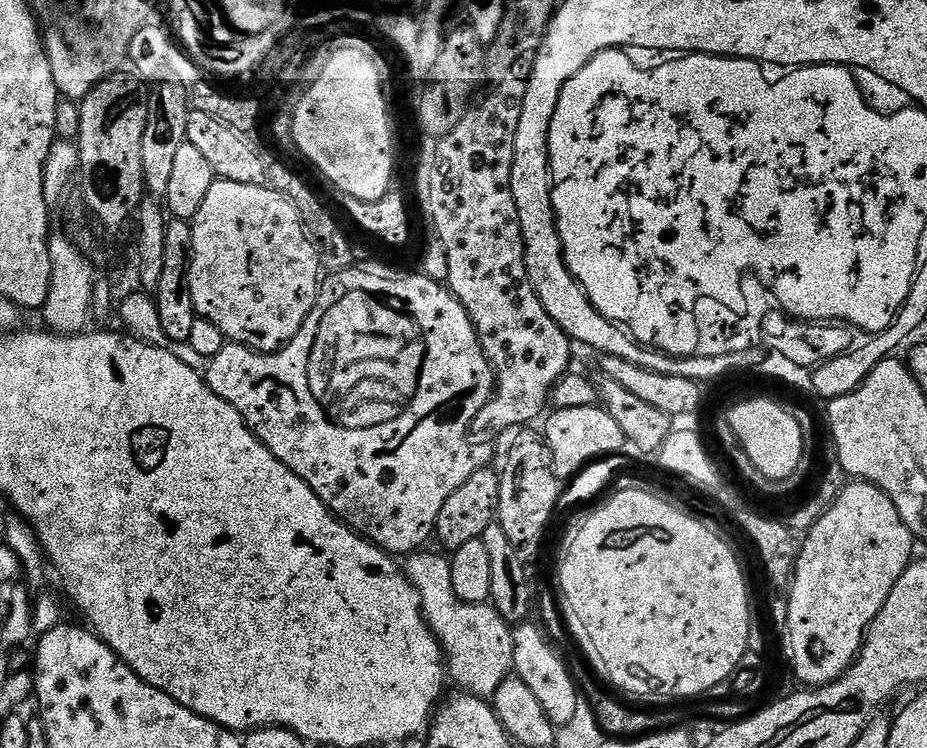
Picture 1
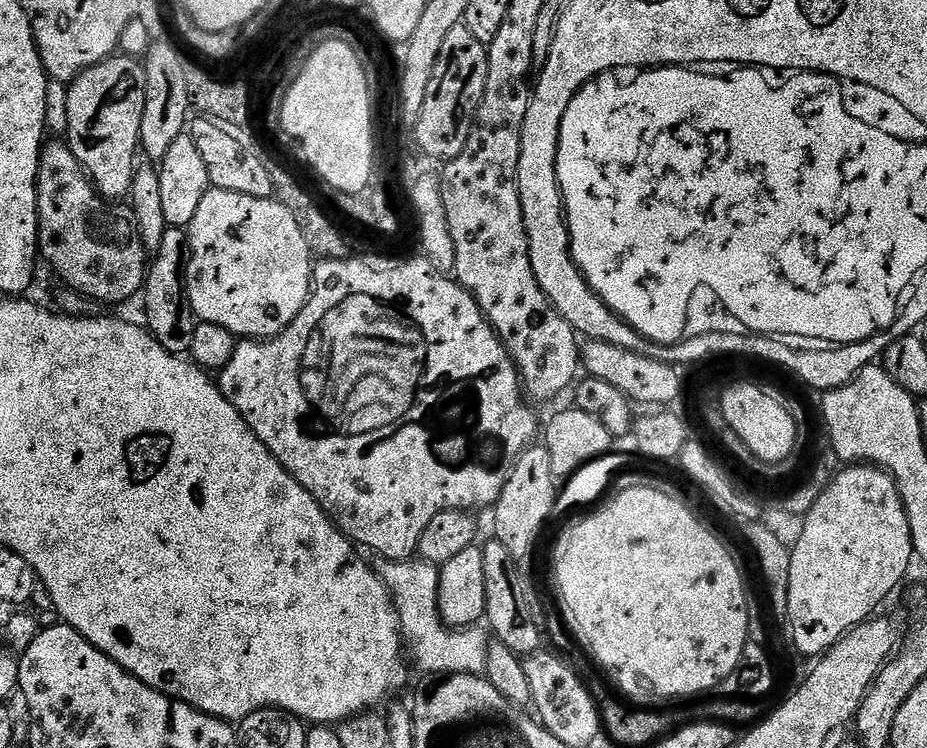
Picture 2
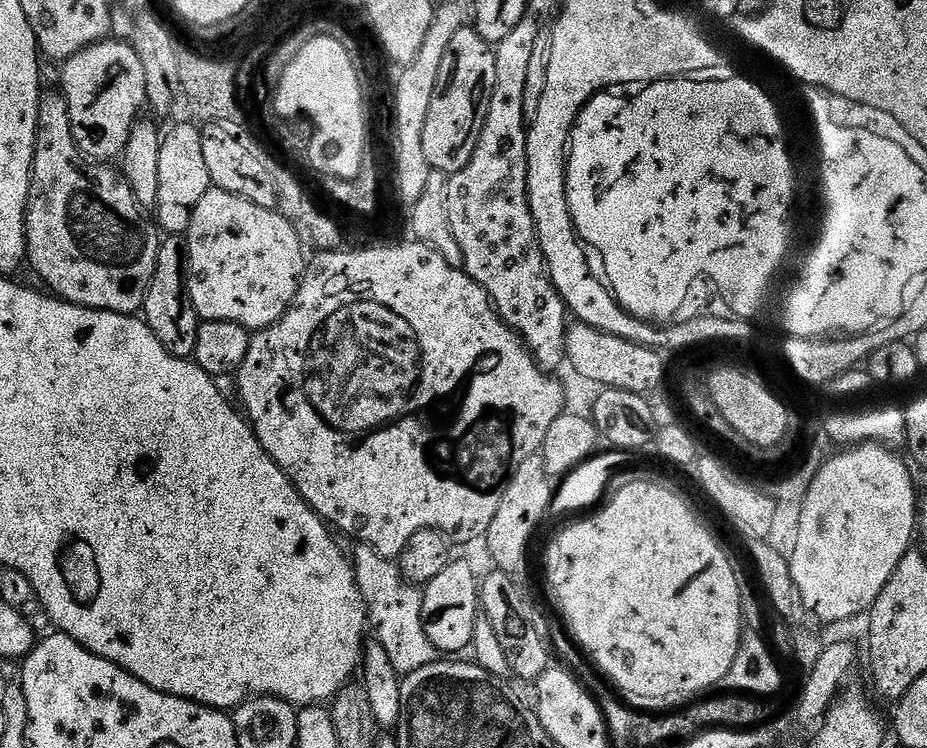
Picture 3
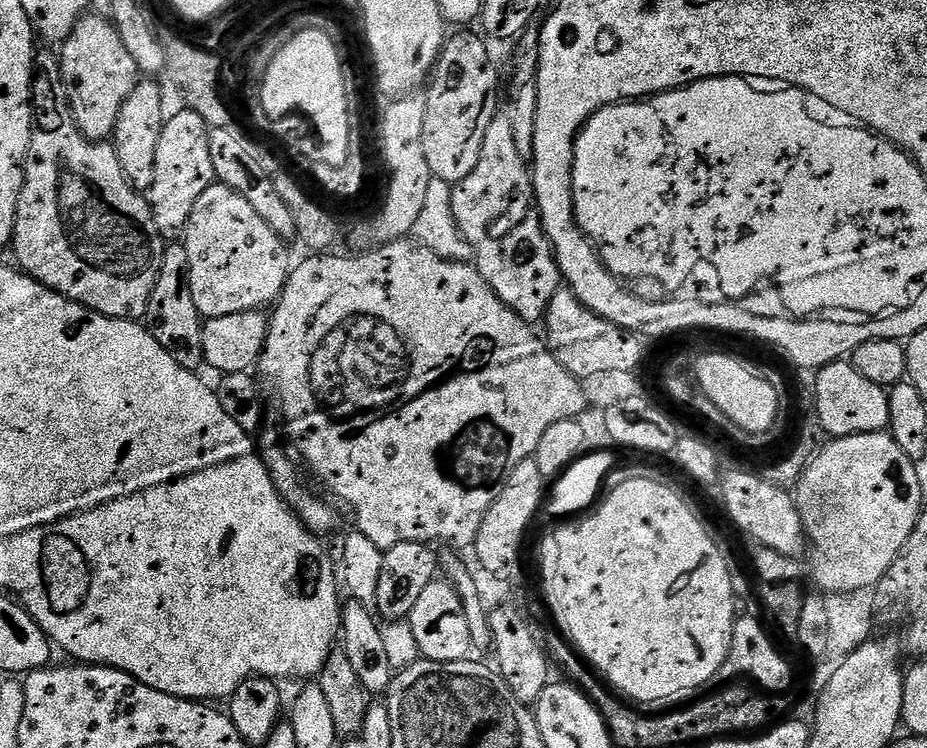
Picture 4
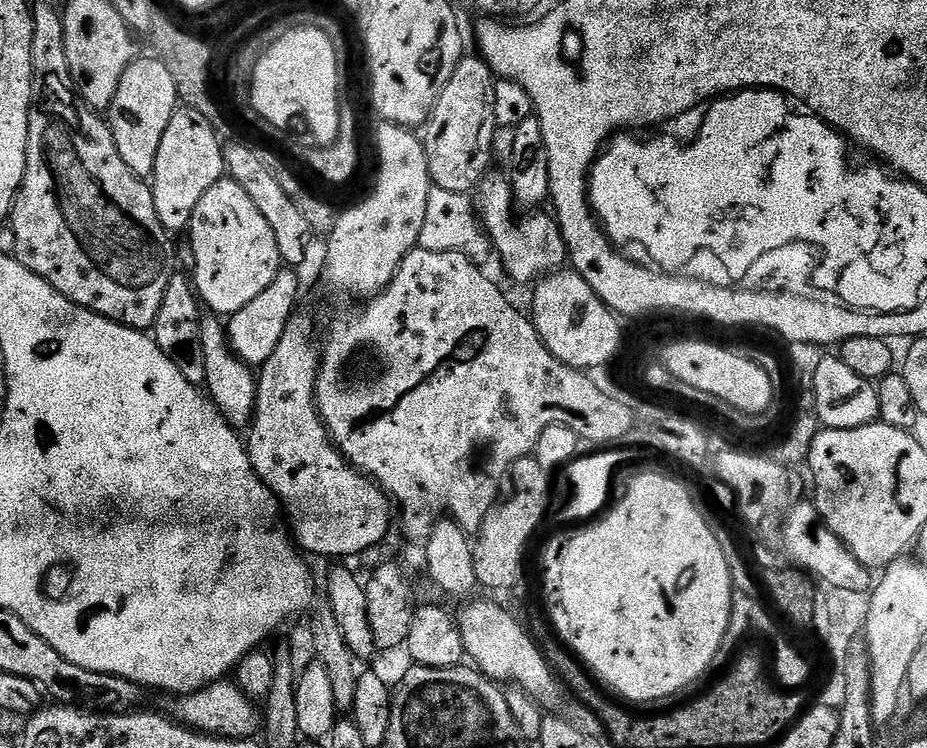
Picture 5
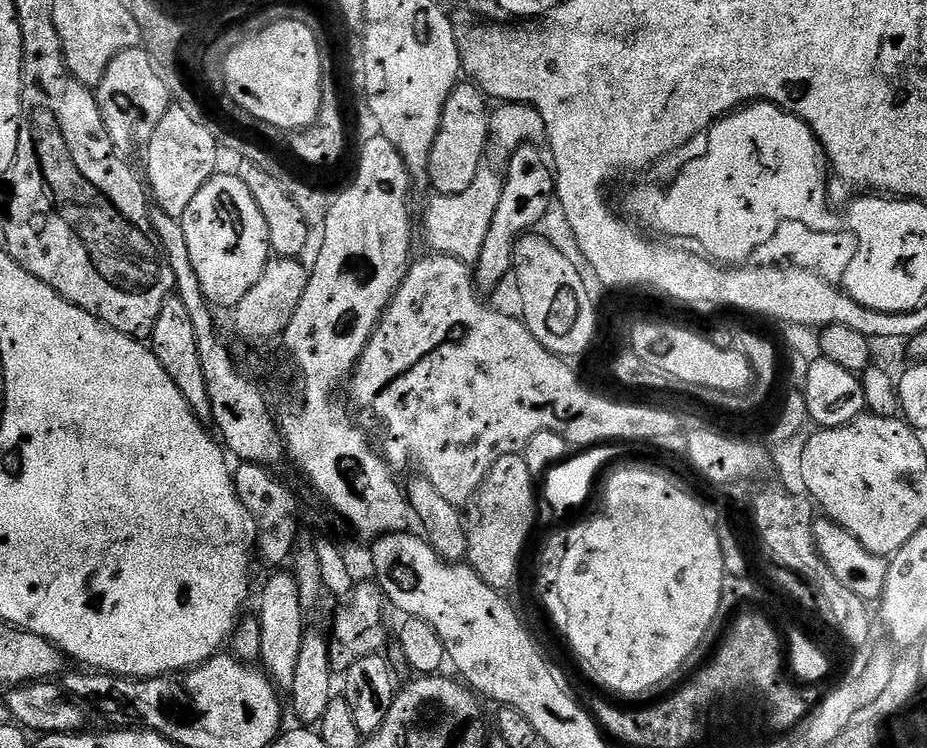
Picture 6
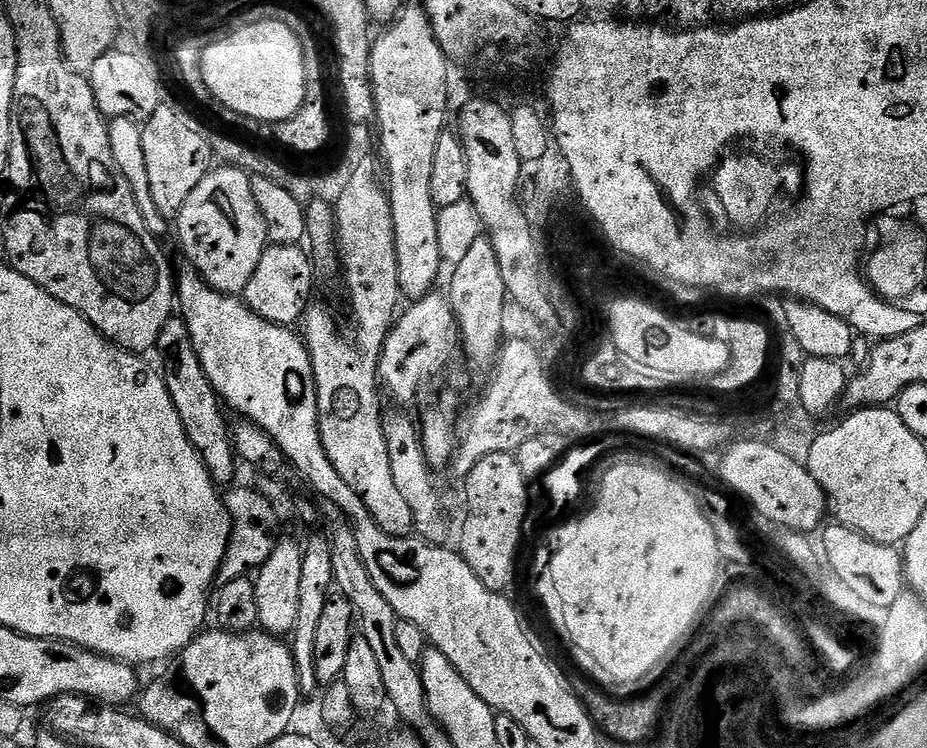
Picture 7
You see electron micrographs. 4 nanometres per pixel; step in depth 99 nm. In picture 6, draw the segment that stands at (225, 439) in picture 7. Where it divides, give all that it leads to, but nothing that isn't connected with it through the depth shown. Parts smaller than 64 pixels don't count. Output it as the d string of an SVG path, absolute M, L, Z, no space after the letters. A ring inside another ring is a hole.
M179 295L169 296L162 306L154 322L150 347L158 362L162 362L166 372L174 378L178 390L182 390L186 402L196 411L197 418L205 422L211 421L210 390L206 386L206 378L202 375L202 358L198 358L198 338L194 338L194 322L186 310L186 302L182 302Z

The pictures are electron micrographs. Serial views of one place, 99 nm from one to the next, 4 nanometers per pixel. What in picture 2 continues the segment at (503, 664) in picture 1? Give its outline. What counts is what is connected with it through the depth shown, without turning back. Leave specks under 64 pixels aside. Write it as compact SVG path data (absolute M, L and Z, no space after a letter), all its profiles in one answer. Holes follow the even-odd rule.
M379 559L376 572L390 592L399 614L401 639L415 664L433 676L454 674L483 675L488 665L489 633L480 626L452 629L440 617L438 610L438 582L440 568L425 560Z

